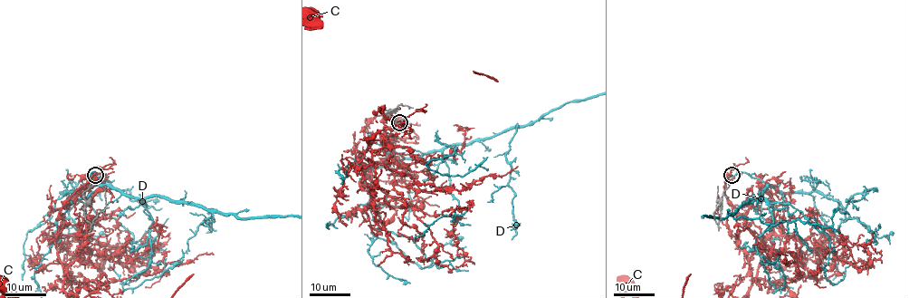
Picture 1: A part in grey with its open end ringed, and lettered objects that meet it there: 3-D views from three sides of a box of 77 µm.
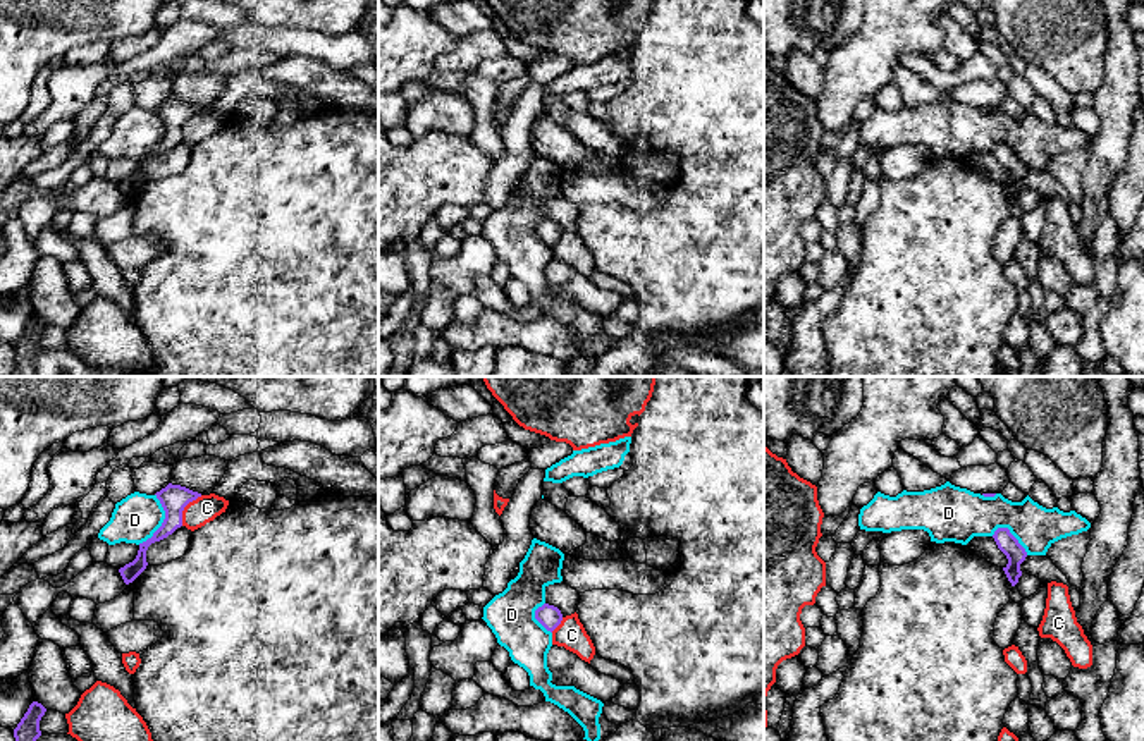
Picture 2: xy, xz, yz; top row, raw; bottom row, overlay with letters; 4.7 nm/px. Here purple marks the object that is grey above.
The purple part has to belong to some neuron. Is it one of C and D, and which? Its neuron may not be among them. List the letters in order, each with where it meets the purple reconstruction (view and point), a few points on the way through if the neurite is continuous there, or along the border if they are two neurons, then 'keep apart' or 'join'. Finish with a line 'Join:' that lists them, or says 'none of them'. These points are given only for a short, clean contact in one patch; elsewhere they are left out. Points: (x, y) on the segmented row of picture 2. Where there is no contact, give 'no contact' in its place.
C: xy (184, 506) | keep apart
D: xy (164, 521) | along xy (155, 494), (164, 511), (164, 521), (150, 537), (138, 544) | keep apart
Join: none of them

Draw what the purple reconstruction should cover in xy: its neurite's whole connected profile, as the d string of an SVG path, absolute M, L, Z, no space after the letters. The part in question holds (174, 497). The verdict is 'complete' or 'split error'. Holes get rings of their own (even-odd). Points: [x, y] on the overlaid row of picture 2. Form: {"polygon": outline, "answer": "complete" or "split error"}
{"polygon": "M169 483L165 488L162 488L155 495L157 495L157 499L160 500L160 504L165 511L165 519L163 519L162 526L153 533L151 538L139 543L139 550L138 550L136 559L119 569L126 585L132 583L146 569L146 566L148 566L148 562L146 562L148 547L155 542L160 542L160 540L167 538L177 528L181 528L182 526L184 507L189 502L201 497L201 493L198 493L198 492L193 492L186 487L172 485L172 483Z", "answer": "complete"}

